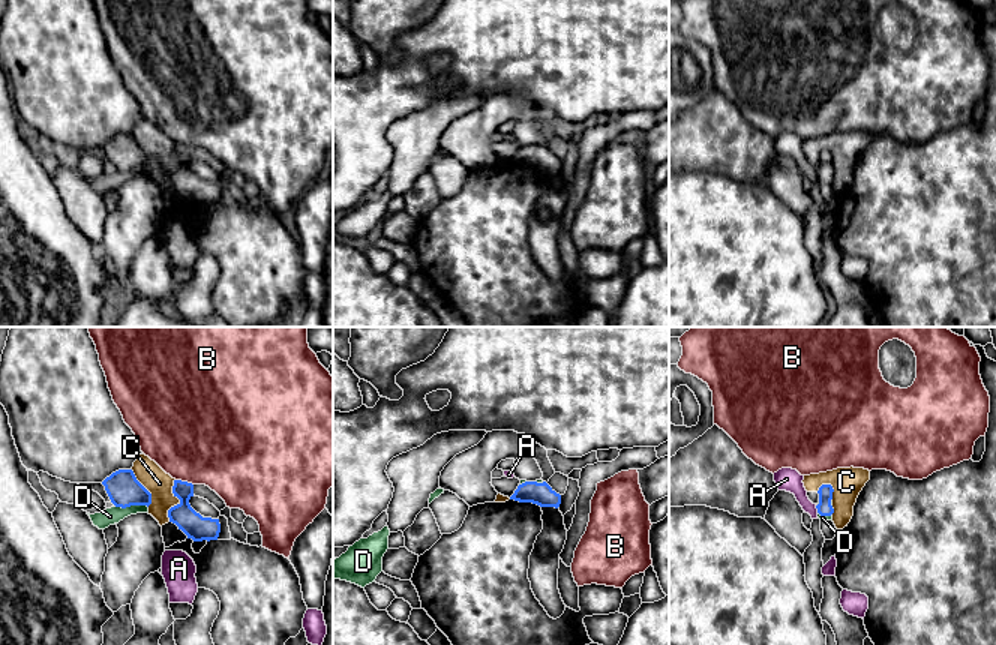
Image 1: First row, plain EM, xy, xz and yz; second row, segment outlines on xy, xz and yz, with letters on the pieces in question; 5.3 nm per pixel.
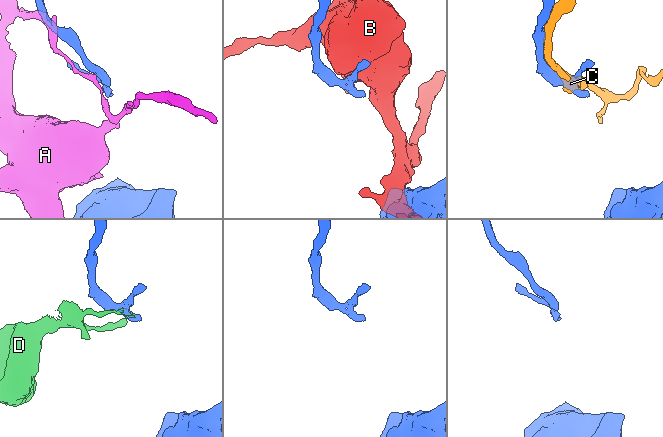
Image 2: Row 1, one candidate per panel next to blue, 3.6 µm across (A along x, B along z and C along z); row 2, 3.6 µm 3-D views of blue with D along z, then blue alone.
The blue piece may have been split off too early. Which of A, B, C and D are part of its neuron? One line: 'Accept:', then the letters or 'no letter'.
Accept: no letter

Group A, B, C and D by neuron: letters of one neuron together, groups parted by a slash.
A / B / C / D

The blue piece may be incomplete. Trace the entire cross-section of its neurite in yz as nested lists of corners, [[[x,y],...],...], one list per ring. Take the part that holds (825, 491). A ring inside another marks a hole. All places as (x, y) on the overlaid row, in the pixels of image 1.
[[[822,484],[819,488],[819,490],[818,490],[819,504],[816,506],[816,508],[820,516],[831,516],[834,513],[834,508],[831,506],[832,492],[834,492],[834,489],[831,484]]]

